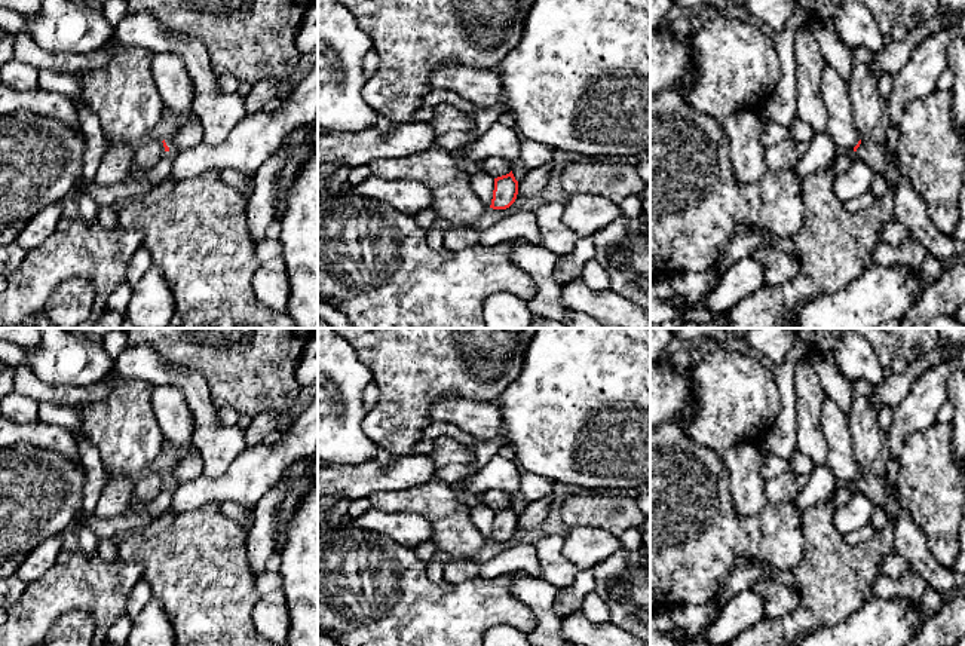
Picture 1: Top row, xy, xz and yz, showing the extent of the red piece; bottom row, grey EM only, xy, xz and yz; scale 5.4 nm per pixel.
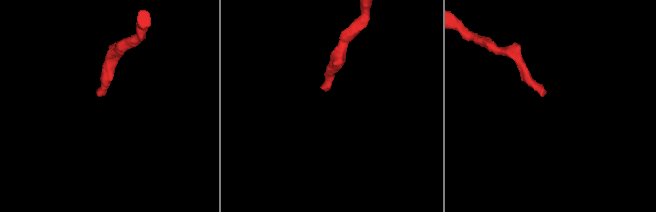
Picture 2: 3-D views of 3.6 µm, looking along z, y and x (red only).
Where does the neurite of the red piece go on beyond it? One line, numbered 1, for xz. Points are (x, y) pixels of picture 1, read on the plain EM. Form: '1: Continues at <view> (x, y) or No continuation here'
1: No continuation here

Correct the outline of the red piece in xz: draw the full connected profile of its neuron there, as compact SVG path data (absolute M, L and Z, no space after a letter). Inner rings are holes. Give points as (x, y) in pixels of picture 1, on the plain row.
M512 503L506 508L494 511L494 523L490 541L506 542L509 541L518 527L518 514Z

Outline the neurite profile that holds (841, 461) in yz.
M824 398L820 425L828 447L827 466L836 480L854 481L858 474L851 431L846 423L846 413L830 399Z

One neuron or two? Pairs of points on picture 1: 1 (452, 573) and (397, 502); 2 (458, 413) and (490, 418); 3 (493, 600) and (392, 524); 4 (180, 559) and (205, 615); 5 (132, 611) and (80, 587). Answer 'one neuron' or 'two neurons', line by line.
1: two neurons
2: one neuron
3: two neurons
4: one neuron
5: two neurons

